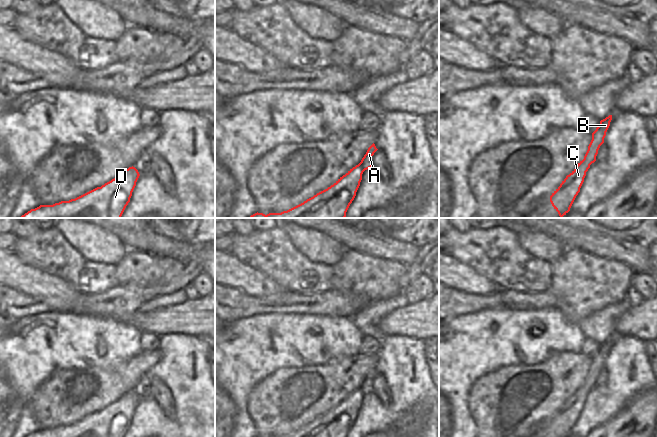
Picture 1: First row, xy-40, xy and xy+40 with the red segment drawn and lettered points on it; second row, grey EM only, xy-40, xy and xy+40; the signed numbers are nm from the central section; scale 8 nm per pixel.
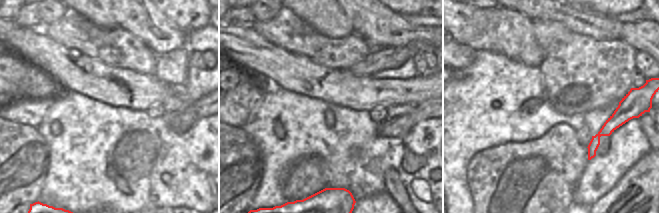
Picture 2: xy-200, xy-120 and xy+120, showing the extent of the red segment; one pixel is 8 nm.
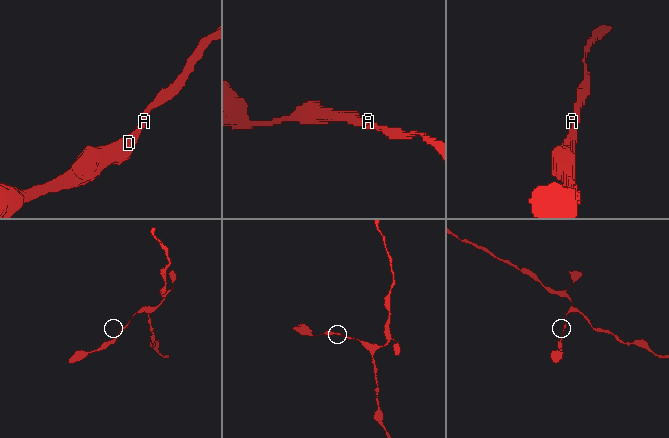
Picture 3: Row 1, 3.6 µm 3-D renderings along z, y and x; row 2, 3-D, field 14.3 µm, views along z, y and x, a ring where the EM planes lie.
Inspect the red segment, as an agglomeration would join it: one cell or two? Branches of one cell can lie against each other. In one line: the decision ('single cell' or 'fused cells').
single cell

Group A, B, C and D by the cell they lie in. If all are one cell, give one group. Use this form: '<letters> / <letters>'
A B C D

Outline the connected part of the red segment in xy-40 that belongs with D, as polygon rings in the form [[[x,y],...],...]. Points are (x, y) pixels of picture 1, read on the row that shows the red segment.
[[[129,167],[111,181],[75,199],[53,205],[40,205],[19,218],[121,218],[130,202],[132,192],[140,174],[135,167]]]

